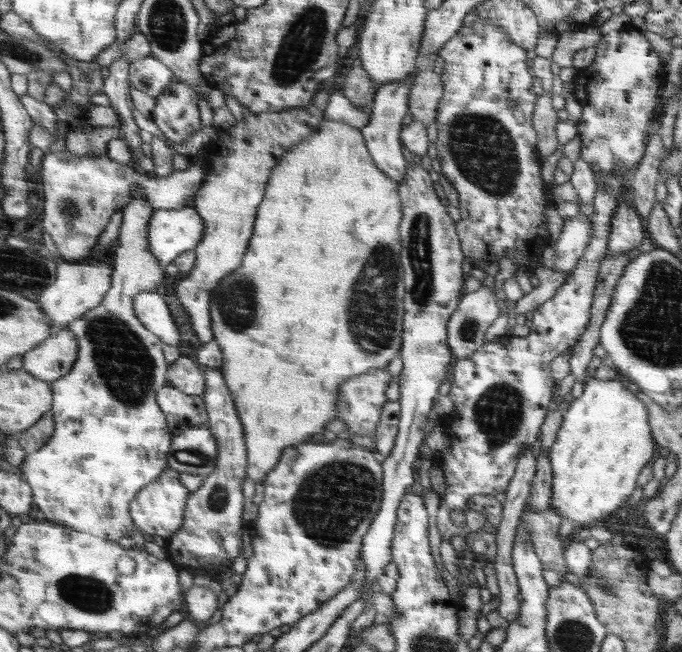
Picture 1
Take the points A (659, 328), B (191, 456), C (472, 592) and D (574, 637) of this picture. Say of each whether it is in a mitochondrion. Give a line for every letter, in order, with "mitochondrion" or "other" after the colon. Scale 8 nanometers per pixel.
A: mitochondrion
B: mitochondrion
C: other
D: mitochondrion

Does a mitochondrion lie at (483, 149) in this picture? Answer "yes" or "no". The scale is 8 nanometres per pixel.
yes

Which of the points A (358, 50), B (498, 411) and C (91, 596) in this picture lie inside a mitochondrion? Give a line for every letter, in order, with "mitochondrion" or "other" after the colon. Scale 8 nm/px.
A: other
B: mitochondrion
C: mitochondrion

